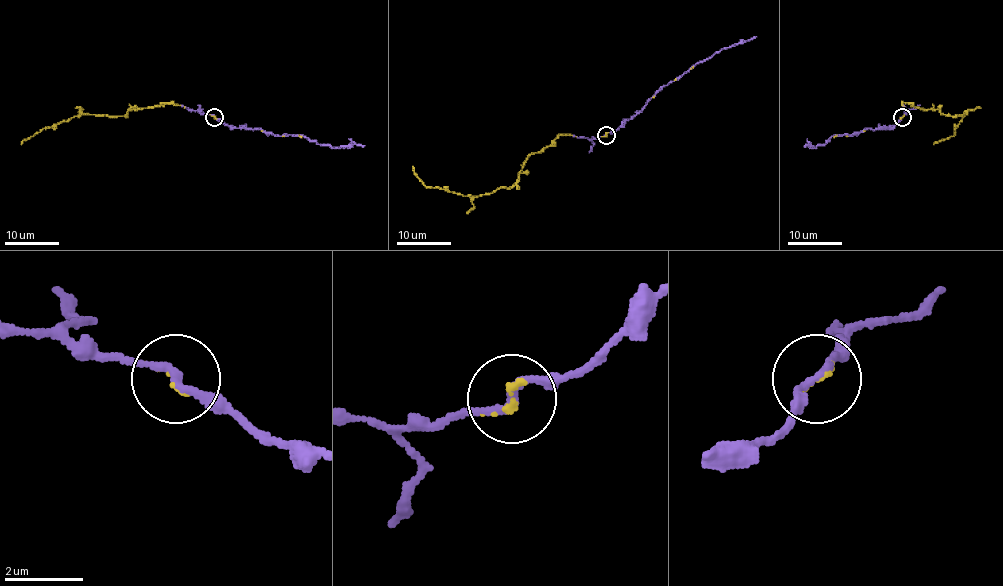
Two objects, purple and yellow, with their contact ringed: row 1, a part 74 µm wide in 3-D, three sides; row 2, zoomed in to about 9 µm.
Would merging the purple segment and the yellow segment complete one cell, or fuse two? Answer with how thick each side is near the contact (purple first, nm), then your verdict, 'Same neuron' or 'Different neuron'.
Thickness 200 nm (purple) against 120 nm. Same neuron

